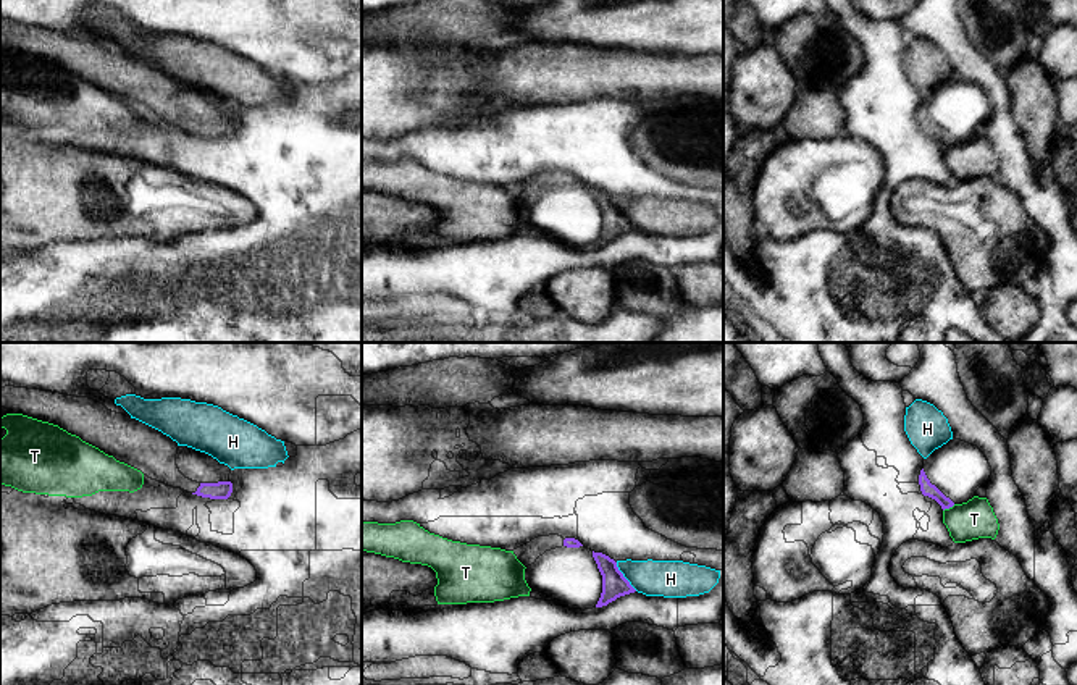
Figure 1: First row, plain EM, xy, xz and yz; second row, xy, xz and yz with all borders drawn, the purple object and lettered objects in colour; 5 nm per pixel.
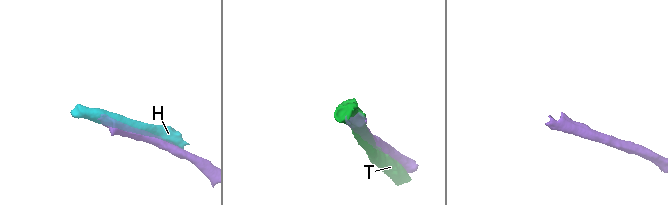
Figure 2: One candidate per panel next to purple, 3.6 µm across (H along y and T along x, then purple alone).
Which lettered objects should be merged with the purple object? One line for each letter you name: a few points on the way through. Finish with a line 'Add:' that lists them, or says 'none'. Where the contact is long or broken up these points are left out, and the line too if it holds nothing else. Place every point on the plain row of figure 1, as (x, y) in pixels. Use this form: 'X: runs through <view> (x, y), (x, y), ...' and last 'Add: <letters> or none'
Add: none

